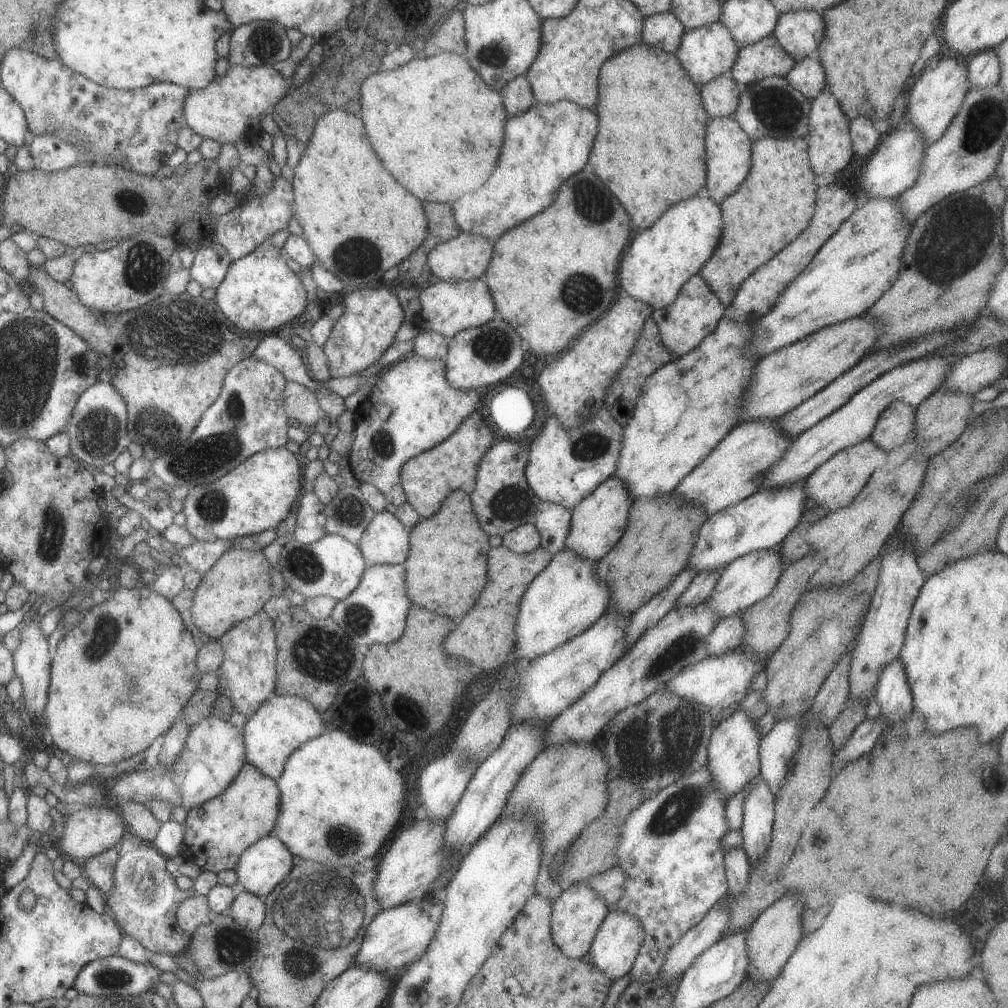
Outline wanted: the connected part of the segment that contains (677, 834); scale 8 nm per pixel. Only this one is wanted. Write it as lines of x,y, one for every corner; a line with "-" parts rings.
704,765
665,786
628,815
616,851
619,858
617,865
627,874
623,897
617,902
616,909
639,918
645,932
642,948
627,974
630,982
656,981
667,954
680,937
696,926
714,904
729,894
725,852
720,845
720,840
729,831
725,810
725,794
717,789
717,782
713,781
712,773

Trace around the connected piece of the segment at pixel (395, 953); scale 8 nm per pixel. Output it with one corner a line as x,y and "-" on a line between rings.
430,895
418,901
407,902
389,909
382,909
367,926
364,940
360,943
359,953
356,955
354,965
374,967
380,970
399,971
402,966
409,966
413,962
420,960
420,957
428,950
430,941
435,937
436,931
441,923
445,909
444,896
433,897

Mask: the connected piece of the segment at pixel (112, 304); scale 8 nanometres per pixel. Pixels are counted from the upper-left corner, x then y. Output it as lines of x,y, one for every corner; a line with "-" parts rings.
144,231
120,241
111,249
84,253
75,260
71,276
73,289
84,306
101,313
118,314
140,308
162,294
160,290
164,290
165,284
160,284
160,280
165,280
173,271
168,259
180,249
174,236
163,237

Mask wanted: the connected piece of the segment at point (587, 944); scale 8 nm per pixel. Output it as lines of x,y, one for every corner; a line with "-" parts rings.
586,882
564,885
563,891
553,902
551,931
555,943
571,959
587,958
600,925
608,916
607,902

